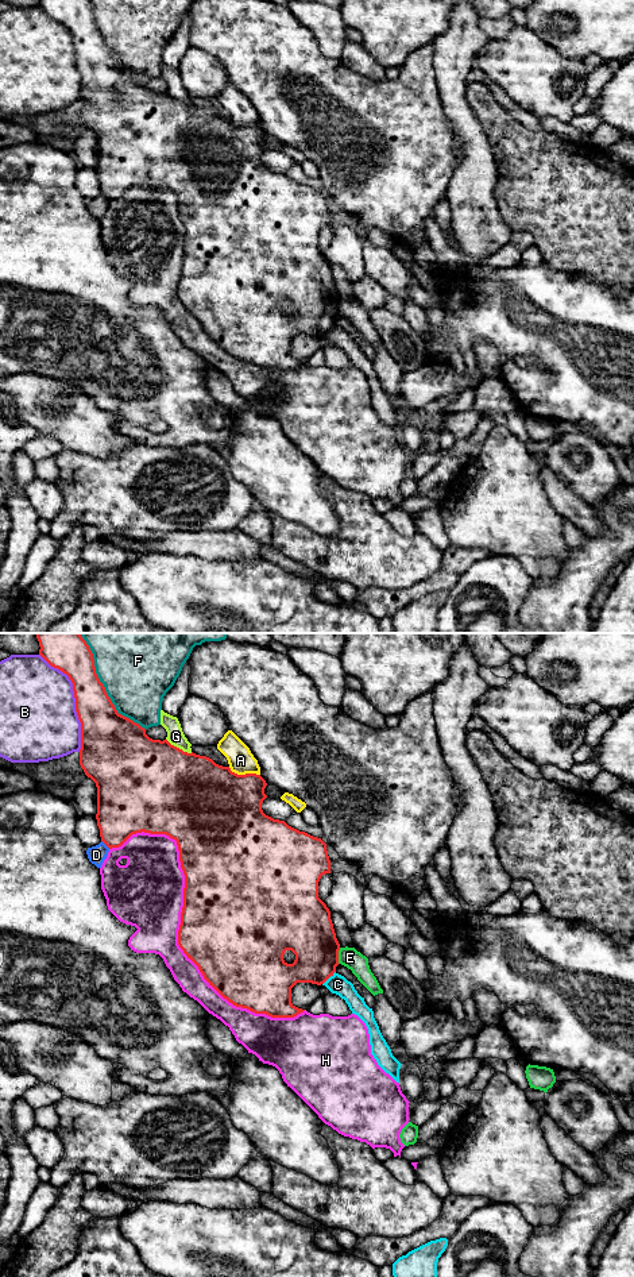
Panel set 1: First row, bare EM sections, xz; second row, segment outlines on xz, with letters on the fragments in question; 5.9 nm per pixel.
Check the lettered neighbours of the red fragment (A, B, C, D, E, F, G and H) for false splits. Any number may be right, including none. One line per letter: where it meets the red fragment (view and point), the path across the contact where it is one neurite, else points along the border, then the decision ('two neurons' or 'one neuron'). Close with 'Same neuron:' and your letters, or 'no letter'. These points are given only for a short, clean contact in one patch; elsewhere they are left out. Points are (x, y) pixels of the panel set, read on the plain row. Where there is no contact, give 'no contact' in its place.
A: meets red in xz at (246, 126); two neurons
B: meets red in xz at (76, 51); two neurons
C: meets red in xz at (329, 328); border along xz (335, 323), (323, 336); two neurons
D: meets red in xz at (105, 196); two neurons
E: meets red in xz at (337, 308); border along xz (340, 300), (337, 315); two neurons
F: meets red in xz at (107, 46); two neurons
G: meets red in xz at (178, 100); two neurons
H: meets red in xz at (180, 280); two neurons
Same neuron: no letter

